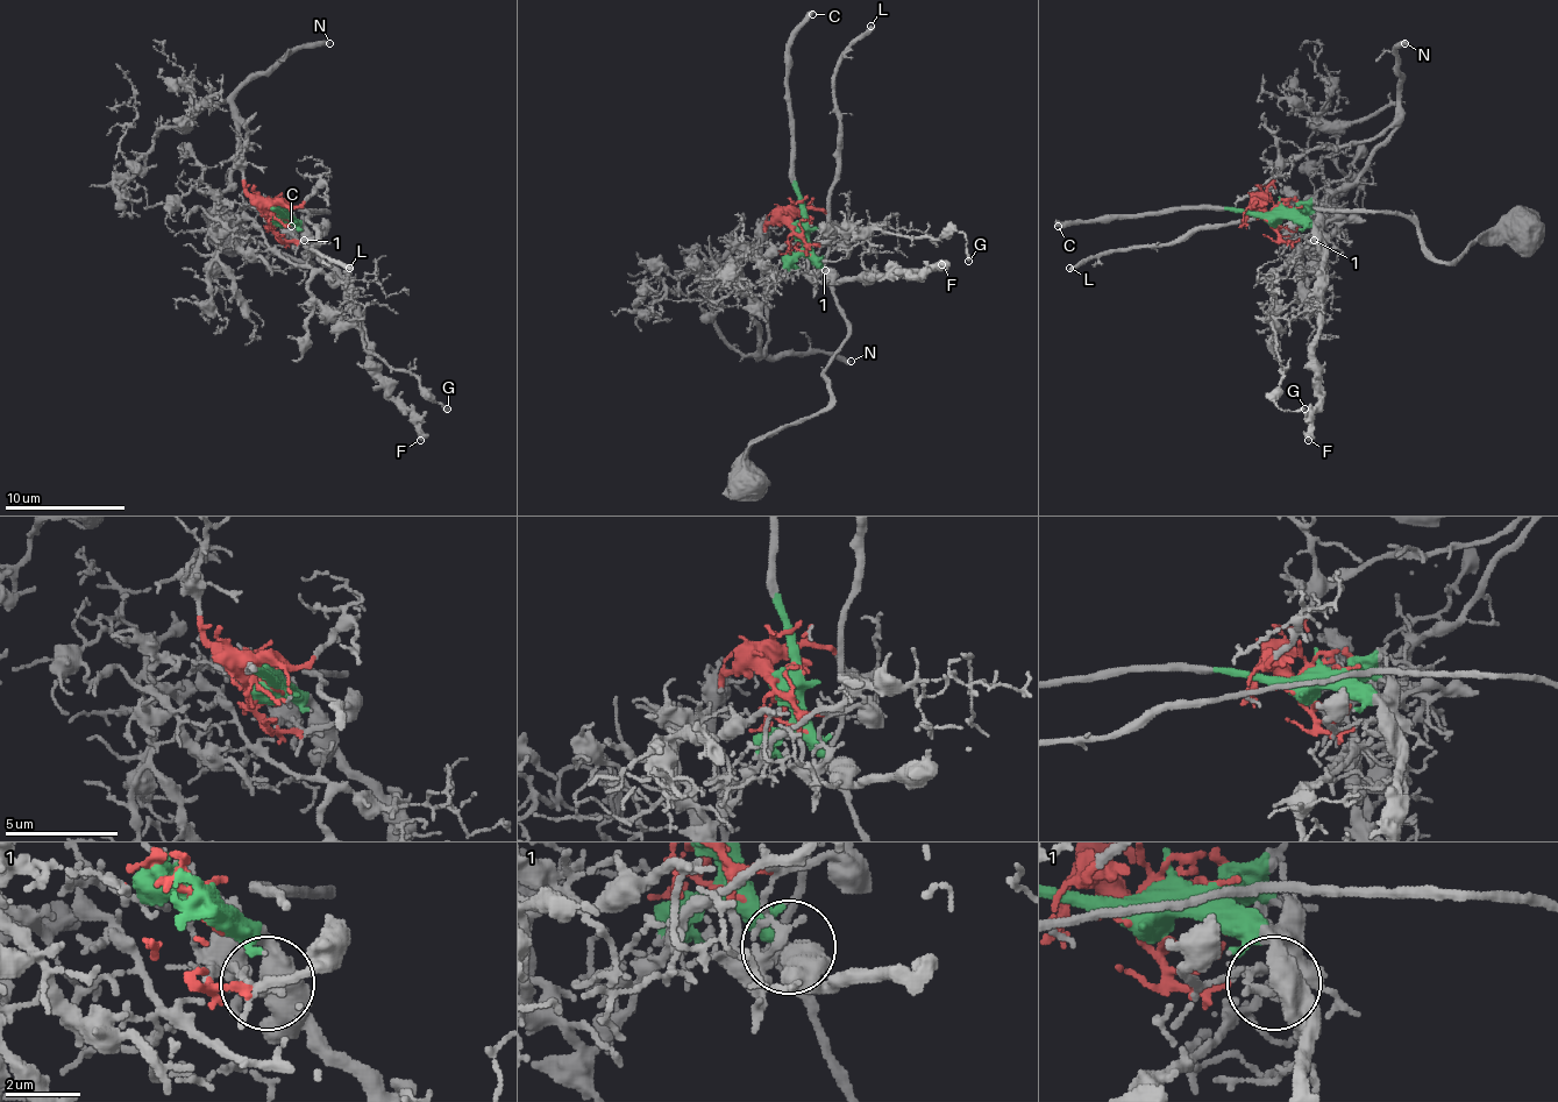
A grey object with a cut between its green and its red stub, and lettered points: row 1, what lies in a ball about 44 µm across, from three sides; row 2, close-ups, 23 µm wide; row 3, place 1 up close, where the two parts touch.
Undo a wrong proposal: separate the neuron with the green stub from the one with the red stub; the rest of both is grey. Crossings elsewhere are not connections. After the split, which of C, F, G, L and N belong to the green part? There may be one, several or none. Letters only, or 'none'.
C, F, L

